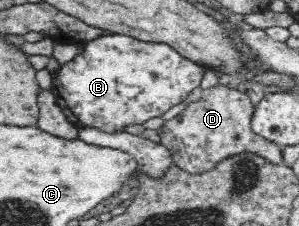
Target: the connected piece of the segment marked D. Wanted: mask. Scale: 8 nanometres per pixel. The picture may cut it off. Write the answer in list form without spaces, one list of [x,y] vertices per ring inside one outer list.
[[[220,84],[203,90],[200,100],[189,103],[177,116],[163,121],[157,132],[160,143],[171,151],[174,162],[189,173],[206,171],[222,158],[240,152],[255,153],[279,166],[283,149],[253,132],[253,114],[255,105],[245,91]]]

